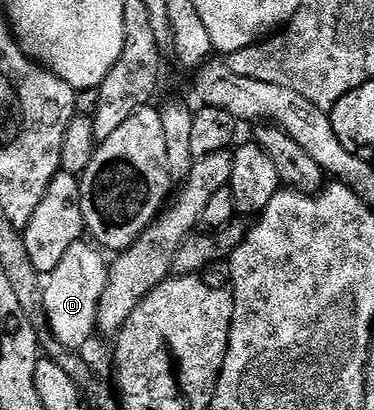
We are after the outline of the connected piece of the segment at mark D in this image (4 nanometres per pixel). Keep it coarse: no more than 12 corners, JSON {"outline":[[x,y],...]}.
{"outline":[[72,245],[45,282],[56,339],[83,350],[95,334],[109,266]]}

